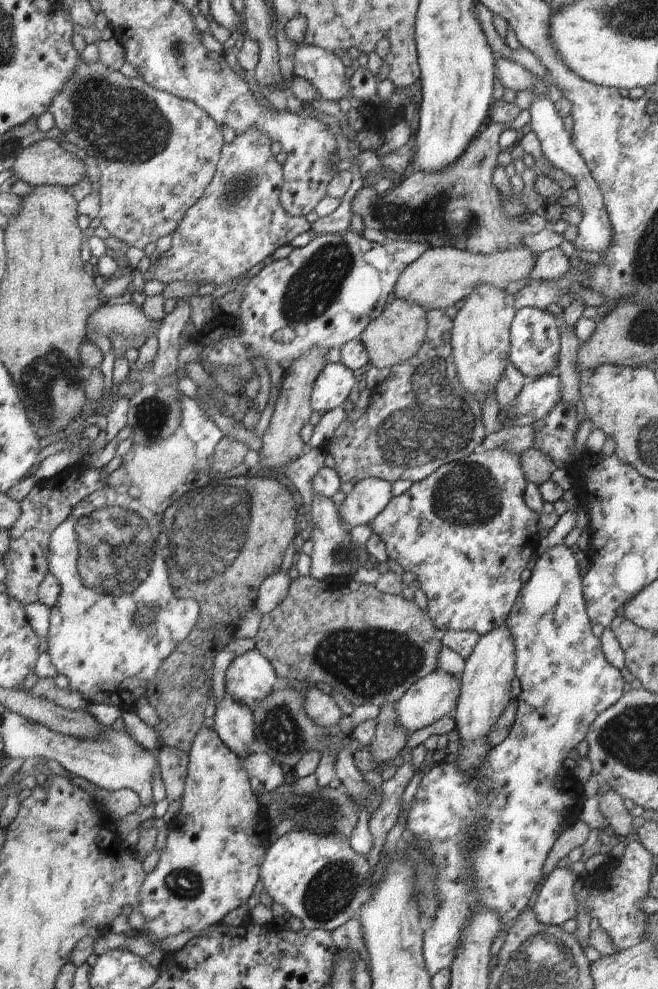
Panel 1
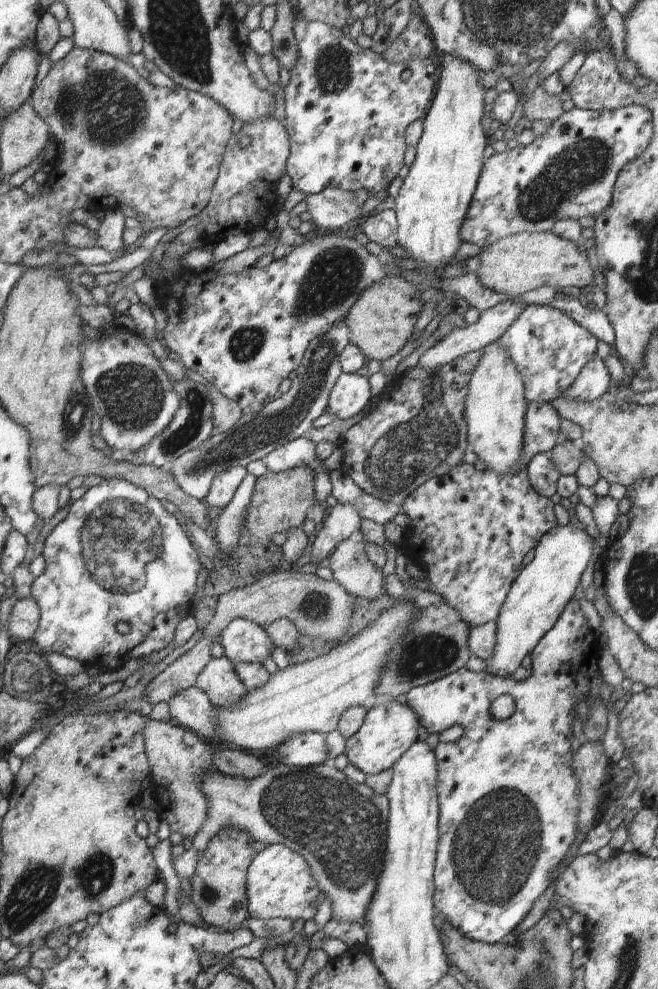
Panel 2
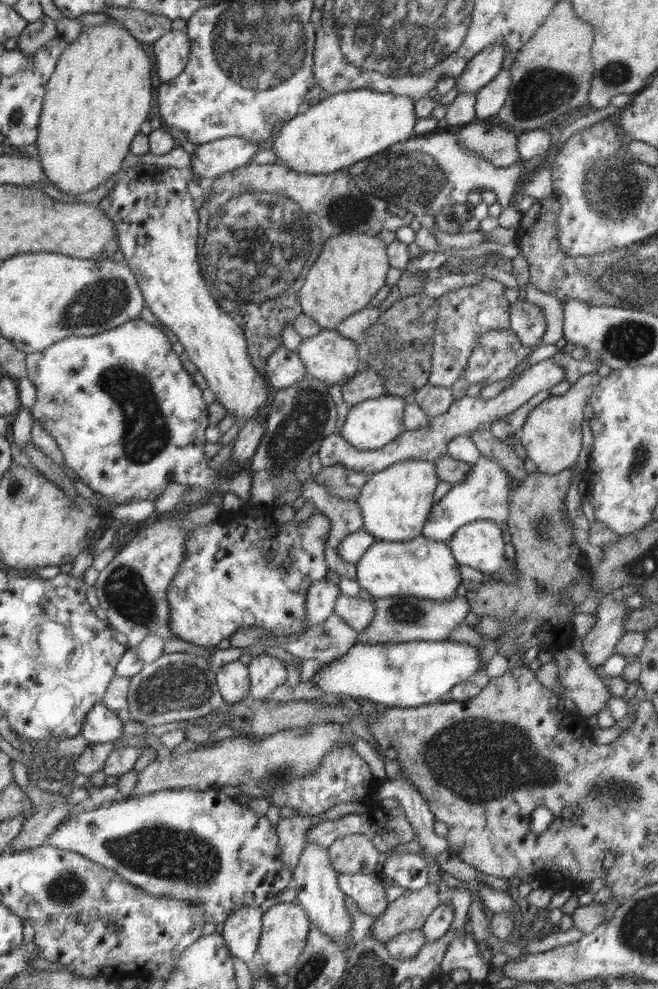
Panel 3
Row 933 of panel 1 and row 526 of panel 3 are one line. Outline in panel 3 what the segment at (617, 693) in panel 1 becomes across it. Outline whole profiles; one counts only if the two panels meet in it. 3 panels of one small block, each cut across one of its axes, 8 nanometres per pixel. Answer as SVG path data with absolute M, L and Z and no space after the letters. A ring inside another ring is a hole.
M480 455L478 461L472 465L472 469L464 479L453 484L450 491L446 492L439 502L433 504L428 520L422 530L426 539L444 541L448 544L452 535L460 528L474 521L494 521L501 525L510 518L510 490L515 484L504 467L498 463L498 459Z

